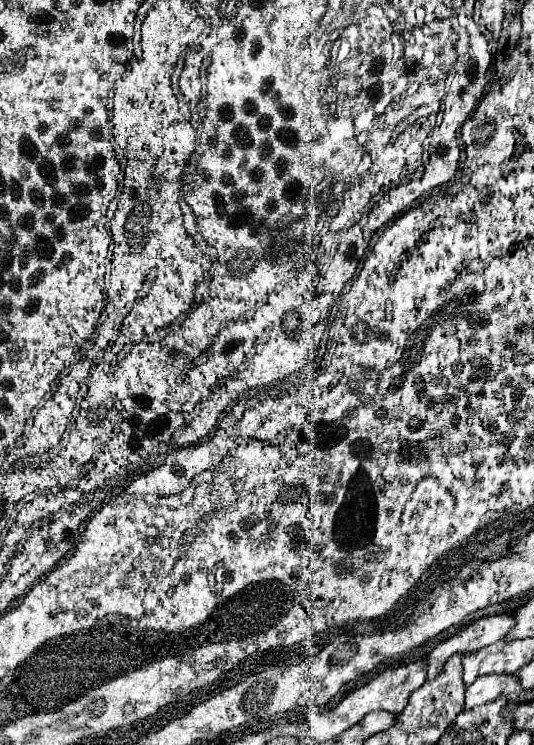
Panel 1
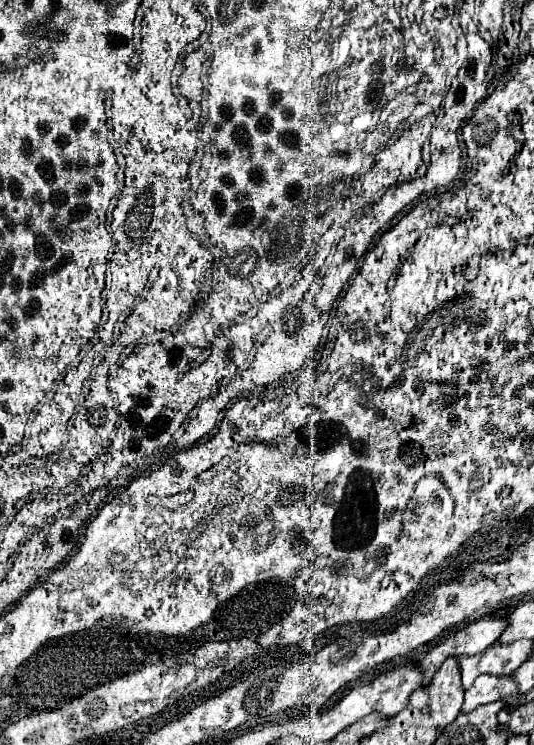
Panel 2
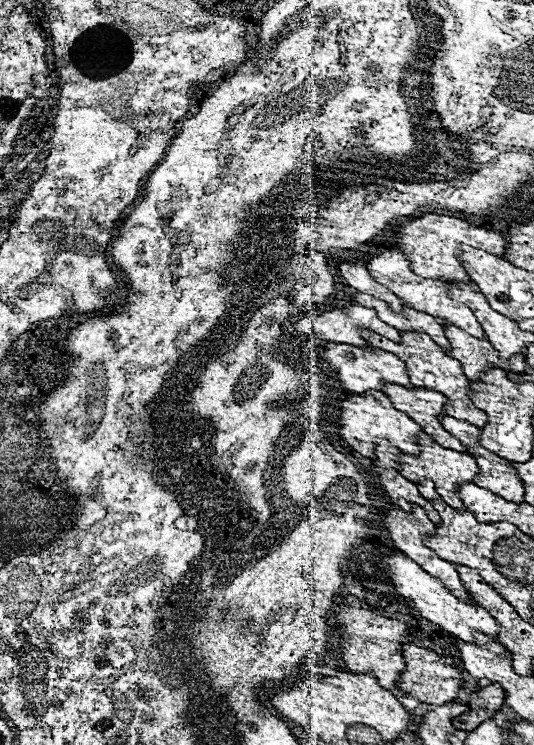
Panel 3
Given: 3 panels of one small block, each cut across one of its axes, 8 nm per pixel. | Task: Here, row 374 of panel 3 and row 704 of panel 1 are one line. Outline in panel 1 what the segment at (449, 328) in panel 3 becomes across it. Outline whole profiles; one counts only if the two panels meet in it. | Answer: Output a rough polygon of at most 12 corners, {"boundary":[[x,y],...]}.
{"boundary":[[508,676],[476,678],[466,690],[466,710],[496,700]]}

